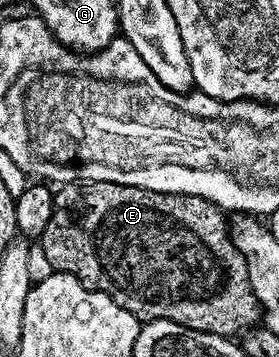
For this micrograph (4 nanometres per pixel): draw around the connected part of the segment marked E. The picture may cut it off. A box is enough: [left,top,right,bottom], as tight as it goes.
[39,182,258,338]

